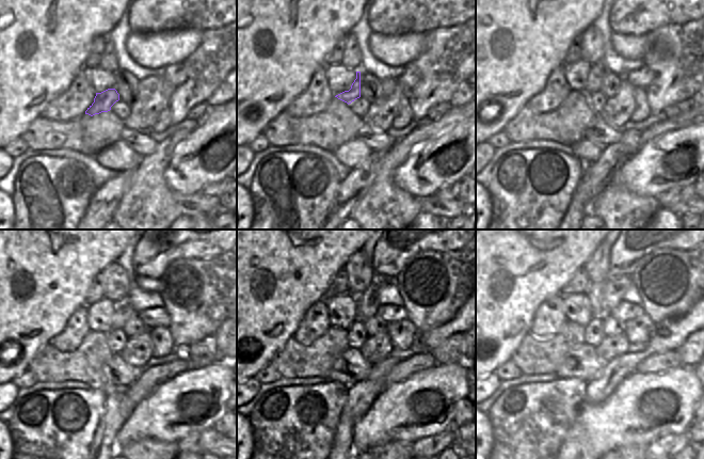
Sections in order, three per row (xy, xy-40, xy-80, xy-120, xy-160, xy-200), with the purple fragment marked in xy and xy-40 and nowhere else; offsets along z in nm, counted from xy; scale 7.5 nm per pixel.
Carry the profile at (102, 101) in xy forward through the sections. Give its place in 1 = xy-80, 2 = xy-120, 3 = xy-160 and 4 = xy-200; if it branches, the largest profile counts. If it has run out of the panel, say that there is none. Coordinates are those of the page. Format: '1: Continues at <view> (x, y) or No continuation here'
1: Continues at xy-80 (598, 70)
2: Continues at xy-120 (123, 310)
3: Continues at xy-160 (367, 304)
4: Continues at xy-200 (616, 286).

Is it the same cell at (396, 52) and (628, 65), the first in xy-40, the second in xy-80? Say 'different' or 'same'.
different

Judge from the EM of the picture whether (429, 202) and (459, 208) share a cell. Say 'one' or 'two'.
one

